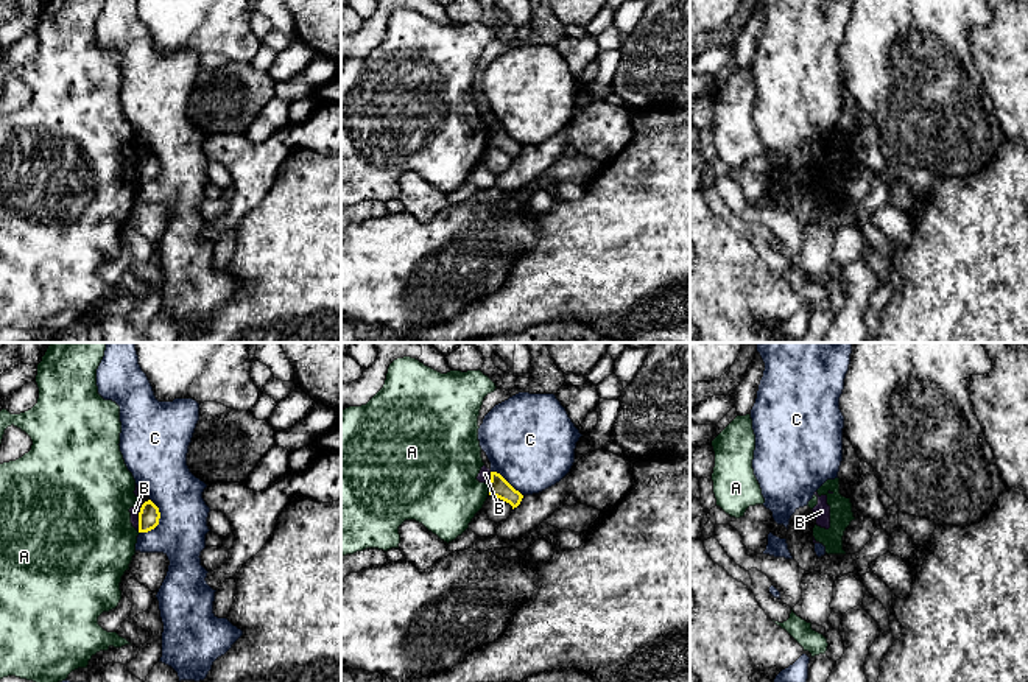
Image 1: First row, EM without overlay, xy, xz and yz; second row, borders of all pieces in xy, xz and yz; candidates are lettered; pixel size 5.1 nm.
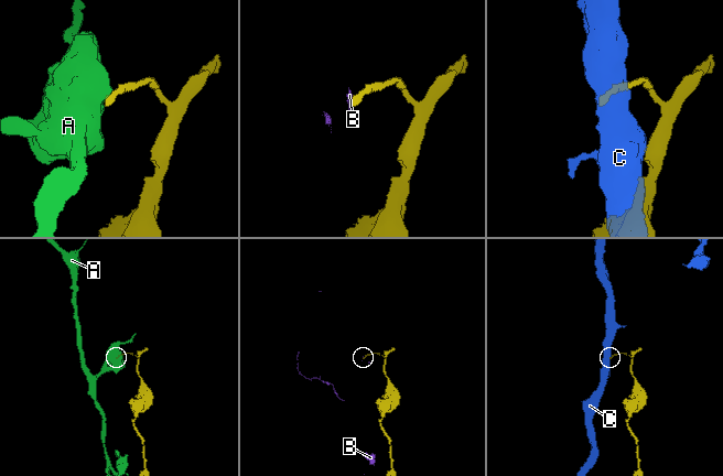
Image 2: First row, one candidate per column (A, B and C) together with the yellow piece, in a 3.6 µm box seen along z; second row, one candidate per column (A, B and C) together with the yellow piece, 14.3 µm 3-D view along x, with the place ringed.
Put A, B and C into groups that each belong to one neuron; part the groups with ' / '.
A B / C

